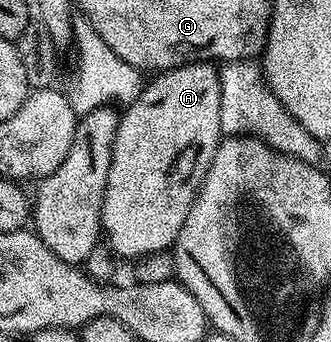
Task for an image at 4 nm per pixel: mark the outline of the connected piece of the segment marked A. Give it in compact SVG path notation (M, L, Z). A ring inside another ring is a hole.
M211 61L187 62L173 70L157 73L140 95L120 114L118 132L112 145L112 163L106 180L104 203L100 213L102 238L117 259L139 260L167 251L176 241L186 212L196 195L196 187L220 146L218 120L220 107L220 71Z

